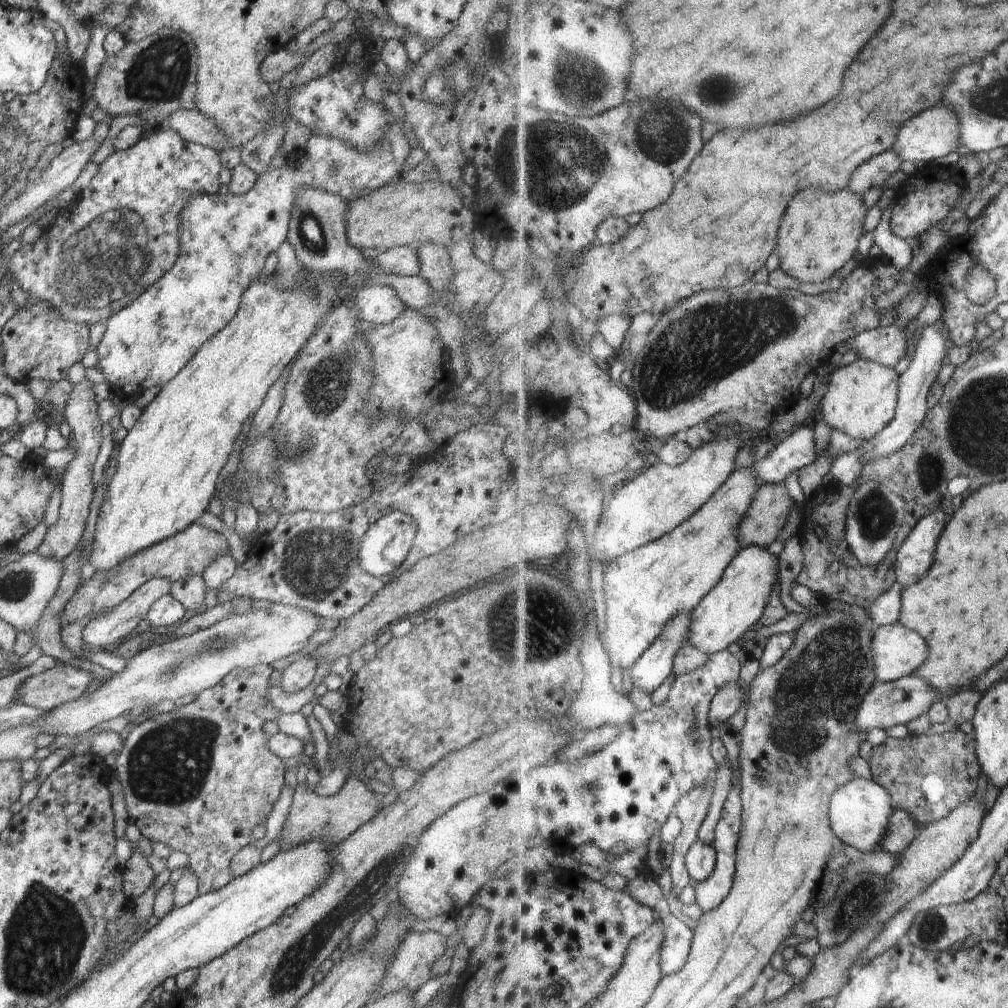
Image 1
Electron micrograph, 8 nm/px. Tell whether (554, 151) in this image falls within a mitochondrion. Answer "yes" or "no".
yes

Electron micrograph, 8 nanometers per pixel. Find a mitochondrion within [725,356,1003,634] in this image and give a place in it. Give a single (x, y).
(877, 515)

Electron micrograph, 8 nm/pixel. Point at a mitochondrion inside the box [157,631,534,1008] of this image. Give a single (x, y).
(298, 957)

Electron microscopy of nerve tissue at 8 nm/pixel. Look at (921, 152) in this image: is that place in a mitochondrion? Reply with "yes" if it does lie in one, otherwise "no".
no

